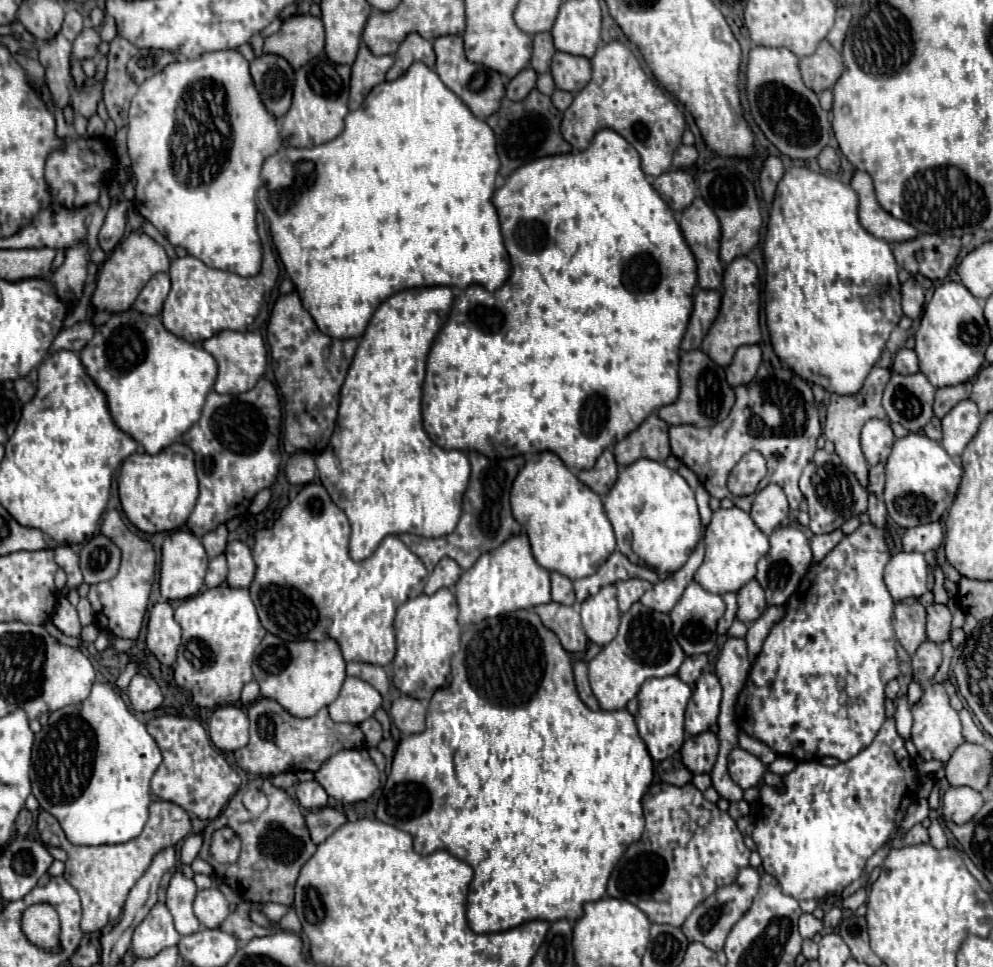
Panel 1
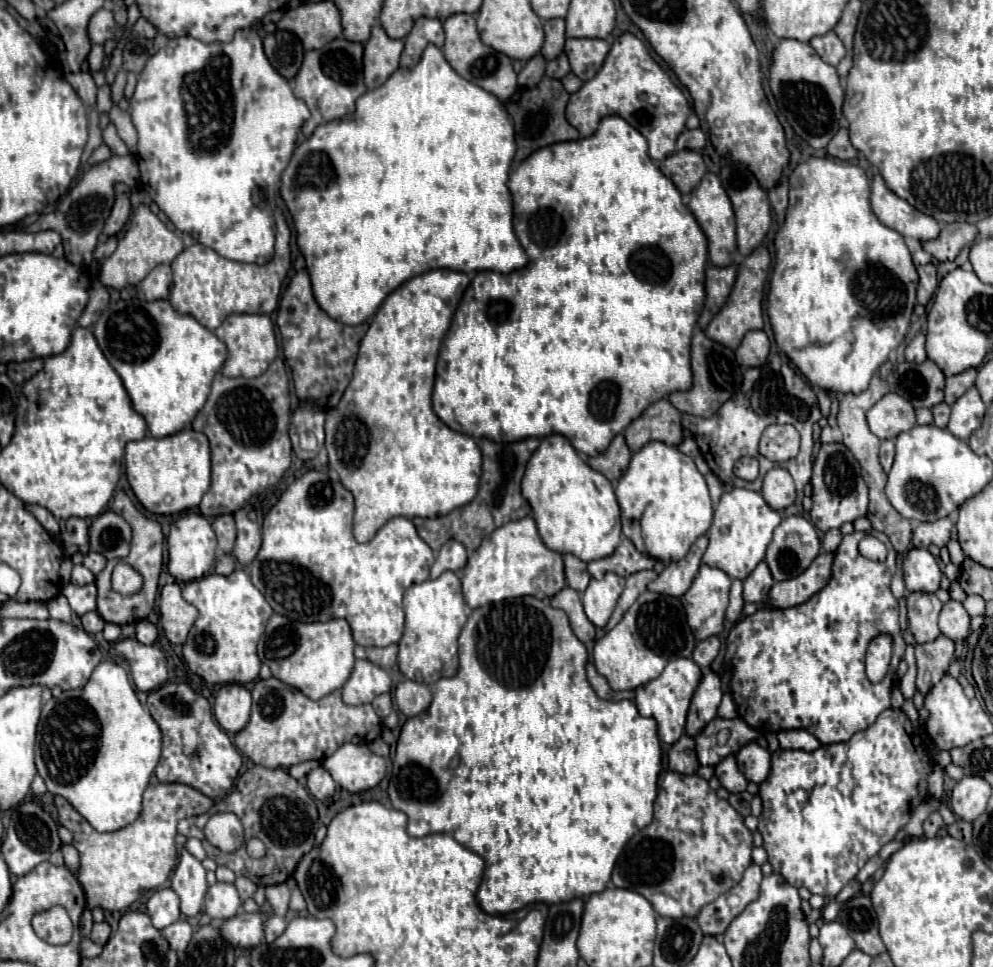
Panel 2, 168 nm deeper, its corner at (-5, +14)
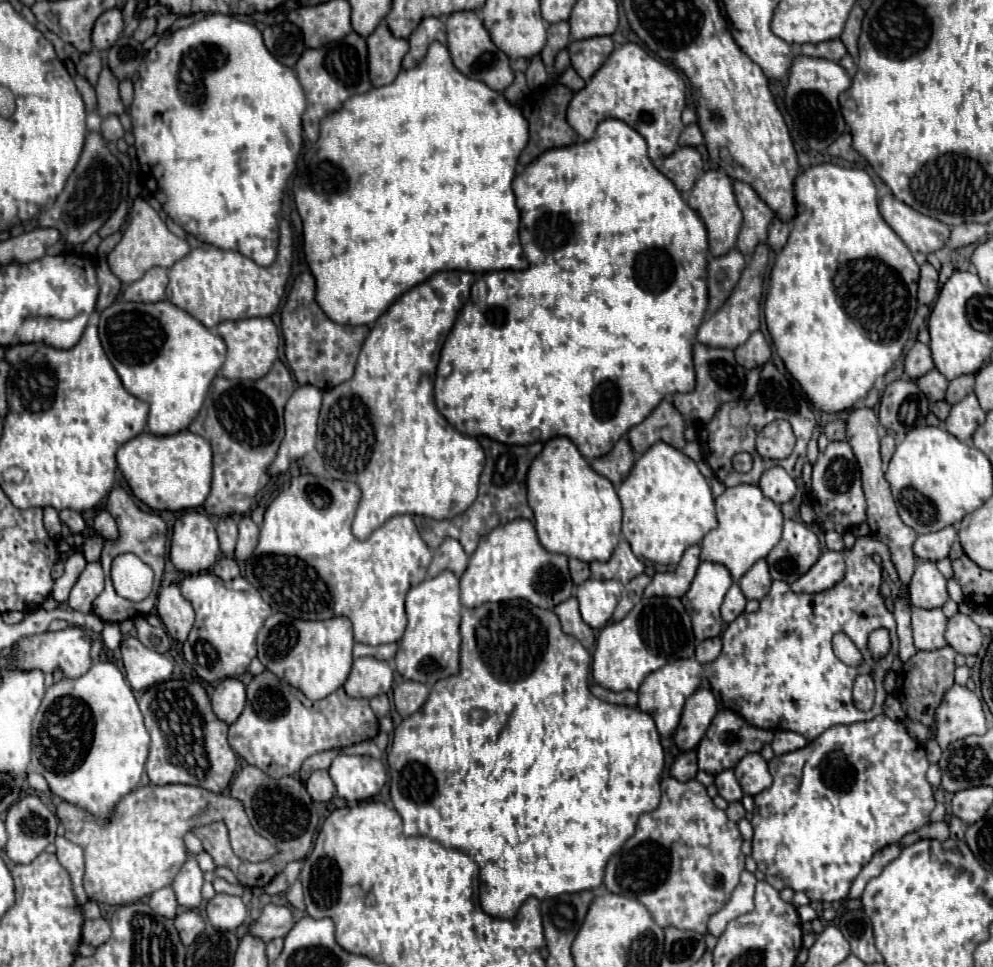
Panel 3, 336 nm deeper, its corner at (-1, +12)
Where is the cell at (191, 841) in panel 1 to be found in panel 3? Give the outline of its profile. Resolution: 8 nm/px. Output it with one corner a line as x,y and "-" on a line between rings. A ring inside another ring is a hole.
189,854
187,862
173,880
173,890
179,904
187,910
197,908
201,904
201,886
203,886
203,872
199,870
195,856

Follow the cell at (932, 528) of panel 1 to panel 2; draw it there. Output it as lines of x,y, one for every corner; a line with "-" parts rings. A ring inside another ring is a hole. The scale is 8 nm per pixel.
941,518
939,522
921,522
913,530
913,546
927,548
929,544
935,544
943,548
951,538
951,528
953,522
949,518

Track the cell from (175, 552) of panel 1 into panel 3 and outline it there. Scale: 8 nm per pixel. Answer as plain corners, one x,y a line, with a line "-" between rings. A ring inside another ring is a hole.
185,512
173,524
169,558
179,572
207,572
219,556
213,522
199,512

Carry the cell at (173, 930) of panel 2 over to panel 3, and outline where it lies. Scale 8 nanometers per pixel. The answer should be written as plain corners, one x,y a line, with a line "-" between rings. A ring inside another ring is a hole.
185,910
179,916
175,916
175,928
179,932
179,938
183,940
183,946
189,946
195,940
195,936
205,928
205,922
197,912

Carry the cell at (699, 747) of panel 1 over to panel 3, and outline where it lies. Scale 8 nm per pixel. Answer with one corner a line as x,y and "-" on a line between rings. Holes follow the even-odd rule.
723,710
717,712
717,716
713,718
709,730
705,732
703,740
697,746
697,760
699,760
699,770
705,770
709,774
719,774
721,770
727,768
735,768
735,764
749,752
759,752
765,744
769,744
773,738
773,732
769,730
761,730
755,728
751,724
747,724
739,714
731,712
731,710

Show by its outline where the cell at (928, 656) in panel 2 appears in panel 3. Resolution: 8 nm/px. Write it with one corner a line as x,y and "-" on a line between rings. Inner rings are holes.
943,646
939,650
929,650
929,652
917,652
903,664
899,684
897,684
897,698
907,712
911,720
923,722
929,728
933,726
933,712
941,702
941,696
945,690
953,686
953,670
955,670
955,650
951,646

